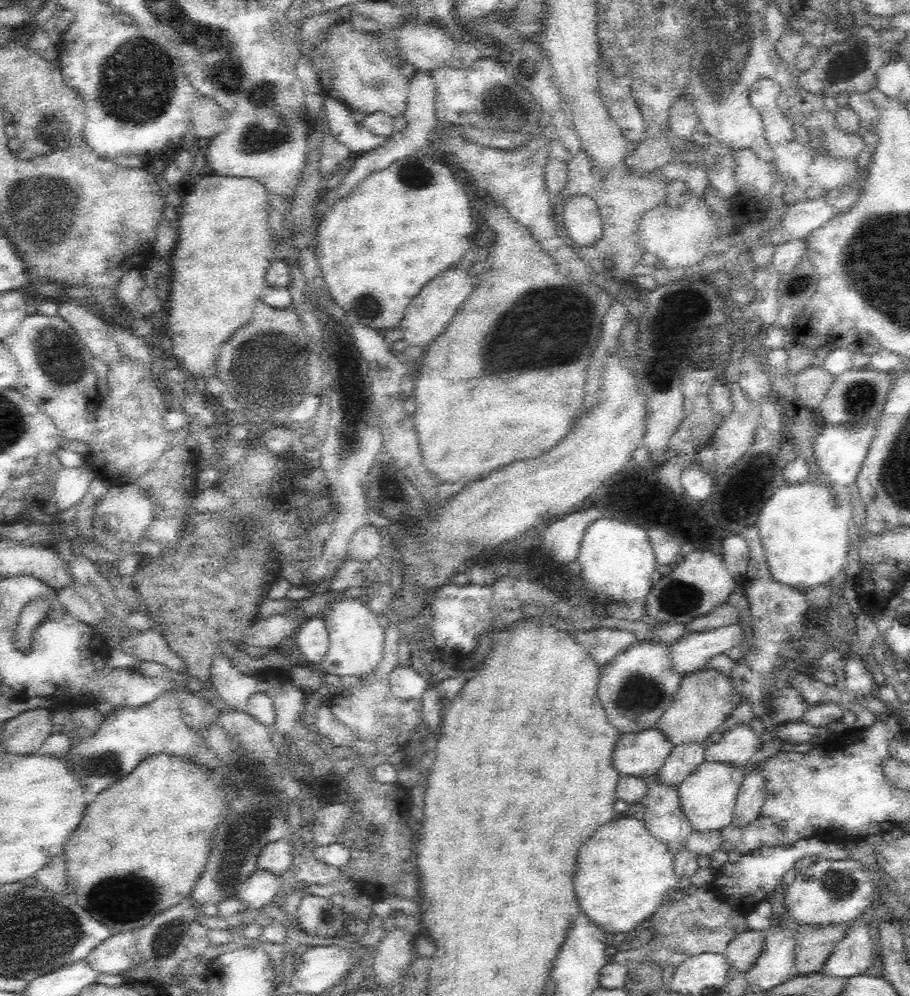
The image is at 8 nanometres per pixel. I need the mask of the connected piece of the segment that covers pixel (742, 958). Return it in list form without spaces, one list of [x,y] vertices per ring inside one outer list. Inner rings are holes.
[[[747,928],[744,932],[734,936],[724,954],[729,966],[745,973],[748,972],[762,952],[766,935],[765,930]]]

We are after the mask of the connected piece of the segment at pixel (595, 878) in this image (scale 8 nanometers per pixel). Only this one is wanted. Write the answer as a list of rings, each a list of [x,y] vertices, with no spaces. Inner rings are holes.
[[[615,818],[612,822],[600,826],[592,838],[580,848],[578,866],[574,876],[576,900],[580,902],[581,913],[605,933],[630,932],[640,922],[650,920],[662,903],[674,892],[679,882],[674,872],[673,854],[668,845],[658,840],[646,828],[644,822],[636,818]]]

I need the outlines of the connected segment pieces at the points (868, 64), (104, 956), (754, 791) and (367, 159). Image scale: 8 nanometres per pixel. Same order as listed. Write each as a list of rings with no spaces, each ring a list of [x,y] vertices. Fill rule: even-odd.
[[[848,37],[817,52],[812,66],[797,76],[800,88],[824,98],[836,98],[838,94],[850,96],[853,92],[868,93],[876,85],[876,72],[884,65],[886,51],[880,46],[866,43],[862,37]]]
[[[134,931],[113,933],[93,948],[85,961],[99,973],[123,976],[124,970],[136,966],[135,938]]]
[[[756,766],[753,767],[754,769],[744,776],[735,800],[731,822],[734,827],[745,827],[747,824],[756,821],[766,802],[767,781],[762,772],[756,770]]]
[[[416,71],[415,74],[409,80],[409,92],[407,94],[407,106],[403,116],[407,120],[407,126],[396,134],[392,134],[390,140],[388,140],[383,146],[379,146],[376,149],[369,150],[363,154],[357,155],[355,163],[344,177],[341,184],[328,191],[324,197],[323,202],[320,202],[320,216],[318,222],[321,220],[321,216],[326,208],[330,208],[336,200],[344,198],[360,180],[364,180],[367,176],[370,176],[372,172],[378,172],[388,168],[392,162],[396,160],[402,160],[408,156],[414,156],[418,150],[426,145],[428,138],[434,133],[434,128],[438,122],[436,118],[436,109],[434,106],[434,100],[436,100],[436,87],[430,77],[430,73],[423,73]]]

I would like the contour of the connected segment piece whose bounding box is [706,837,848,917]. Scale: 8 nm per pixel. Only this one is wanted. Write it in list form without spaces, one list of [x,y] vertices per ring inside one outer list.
[[[818,837],[800,839],[794,844],[784,846],[760,846],[755,851],[743,854],[739,861],[726,862],[720,869],[715,870],[715,877],[706,888],[718,900],[727,902],[734,911],[745,917],[761,900],[775,892],[776,888],[783,883],[784,874],[794,869],[796,862],[806,856],[813,857],[815,860],[819,858],[847,859],[848,851],[845,847],[828,843]]]

